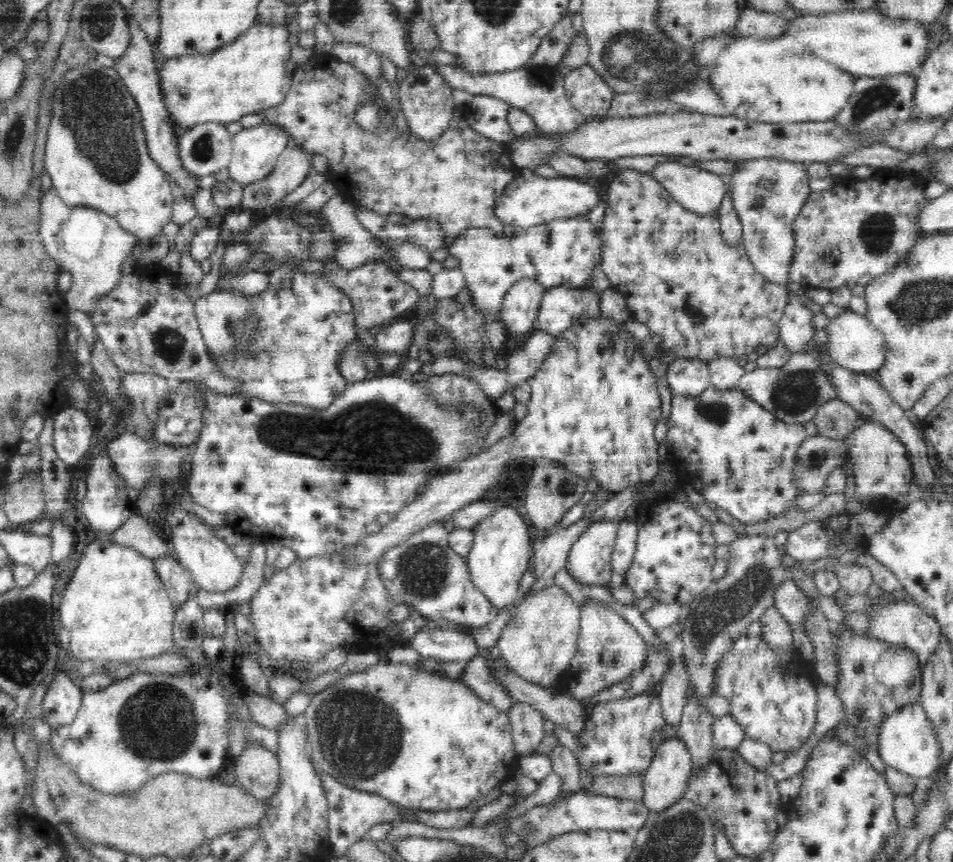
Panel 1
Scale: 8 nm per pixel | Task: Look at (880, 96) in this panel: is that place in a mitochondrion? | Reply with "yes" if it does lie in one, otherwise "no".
yes

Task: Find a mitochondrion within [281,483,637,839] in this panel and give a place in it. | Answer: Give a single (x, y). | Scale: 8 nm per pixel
(359, 736)

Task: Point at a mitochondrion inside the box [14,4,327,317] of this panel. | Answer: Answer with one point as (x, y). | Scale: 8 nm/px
(92, 108)

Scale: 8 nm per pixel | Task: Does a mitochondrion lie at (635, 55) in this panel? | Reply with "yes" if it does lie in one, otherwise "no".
yes

